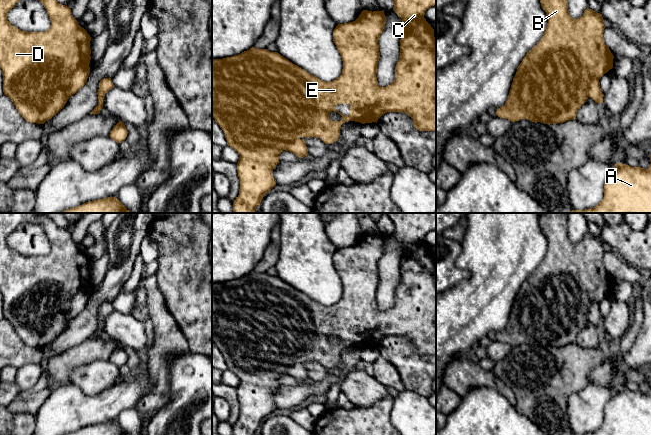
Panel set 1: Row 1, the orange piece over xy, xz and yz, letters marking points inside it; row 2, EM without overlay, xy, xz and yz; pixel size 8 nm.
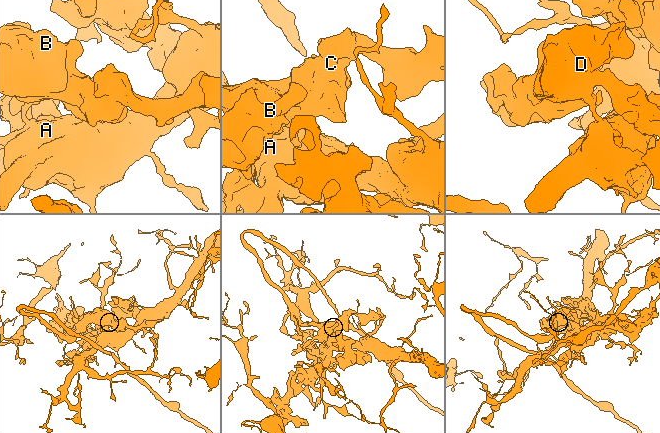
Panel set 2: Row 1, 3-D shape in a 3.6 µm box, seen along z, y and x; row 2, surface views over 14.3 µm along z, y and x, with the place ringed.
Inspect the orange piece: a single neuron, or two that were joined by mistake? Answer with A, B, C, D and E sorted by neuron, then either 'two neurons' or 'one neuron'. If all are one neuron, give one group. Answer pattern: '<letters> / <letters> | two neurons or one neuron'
A / B C D E | two neurons

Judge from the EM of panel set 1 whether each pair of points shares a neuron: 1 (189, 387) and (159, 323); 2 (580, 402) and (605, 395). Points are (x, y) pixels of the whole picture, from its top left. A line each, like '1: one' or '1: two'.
1: two
2: one

